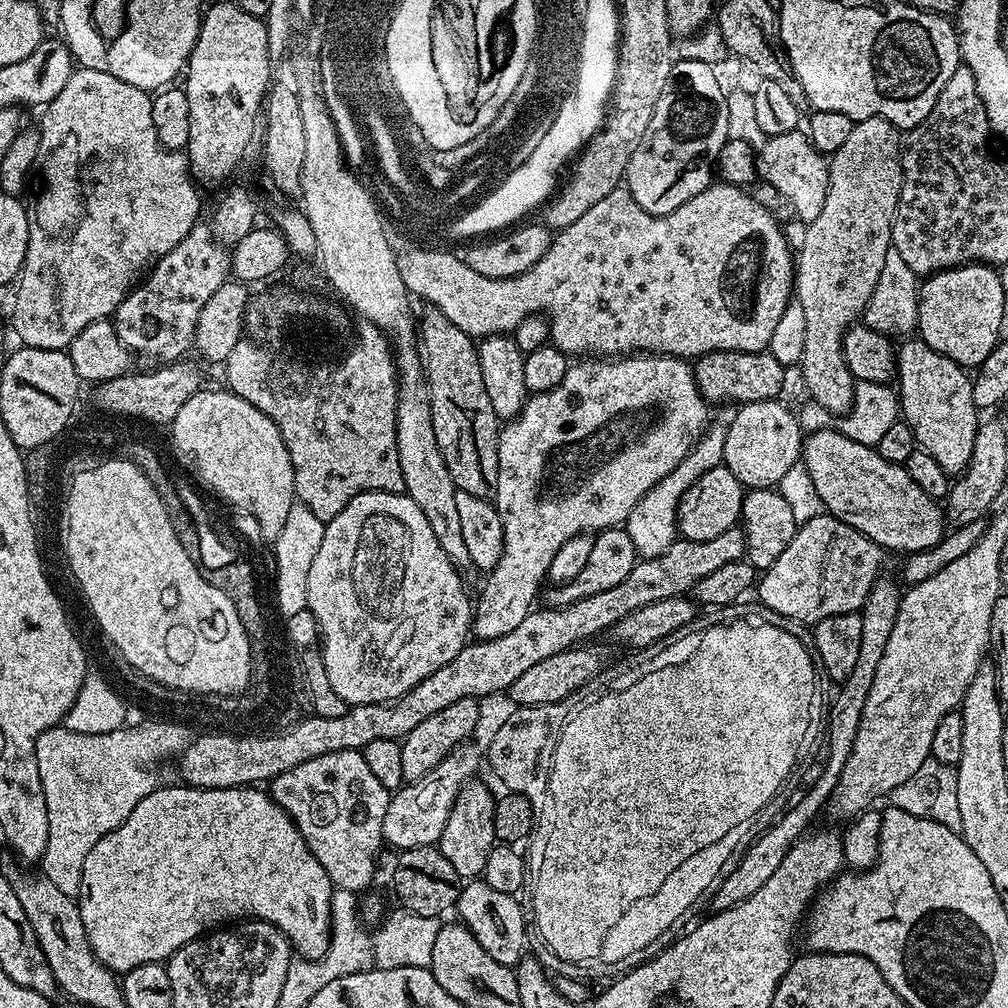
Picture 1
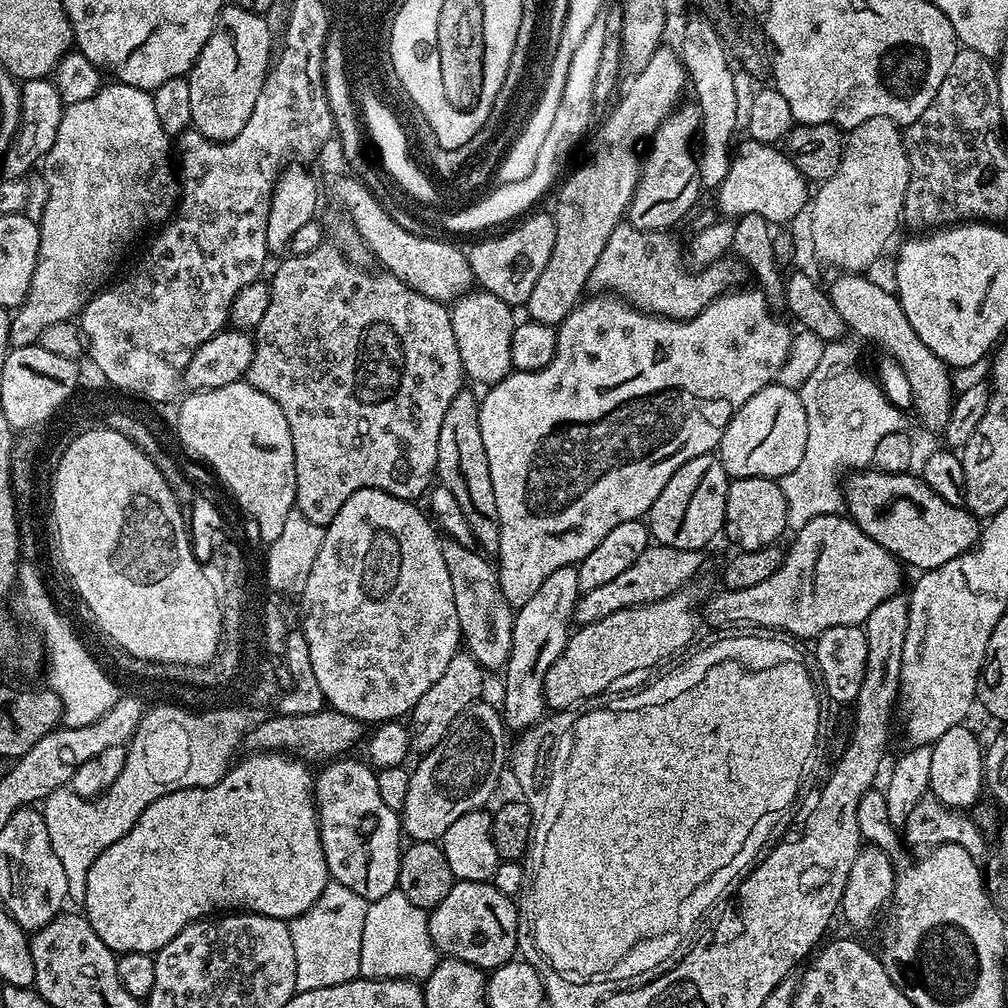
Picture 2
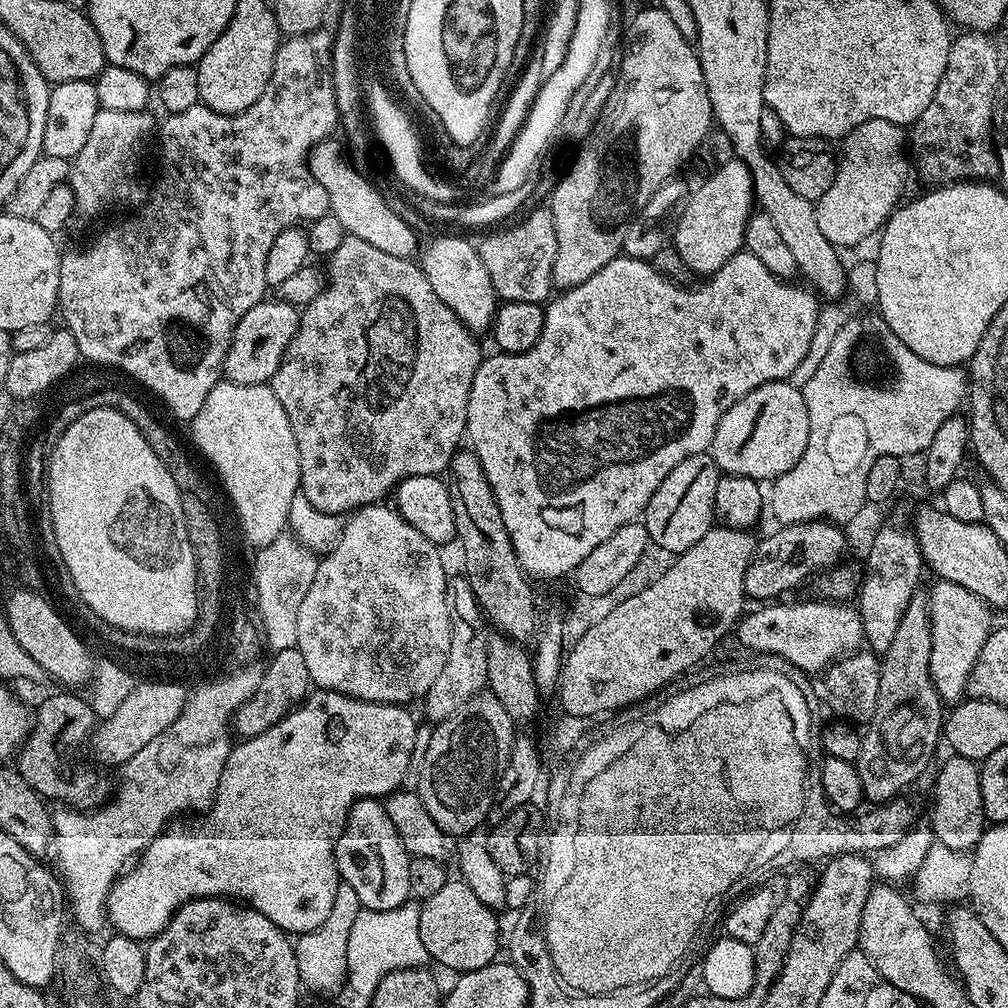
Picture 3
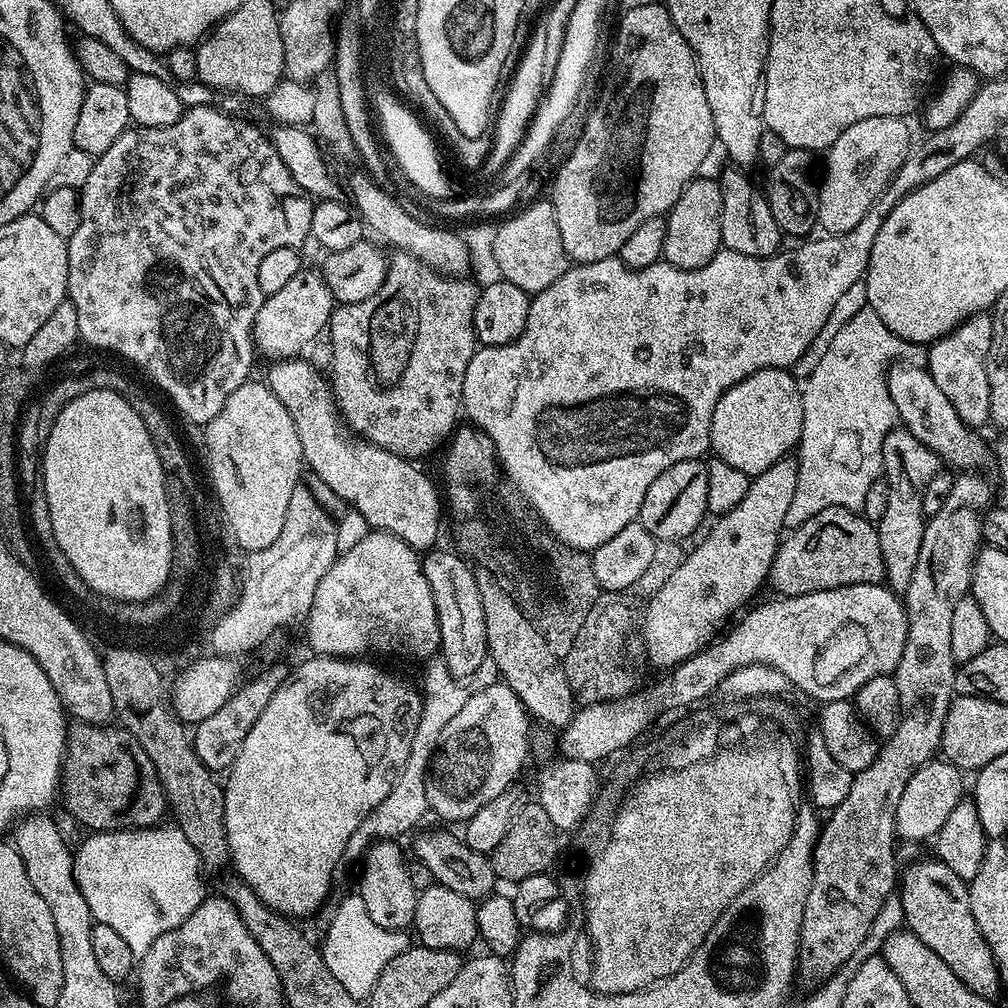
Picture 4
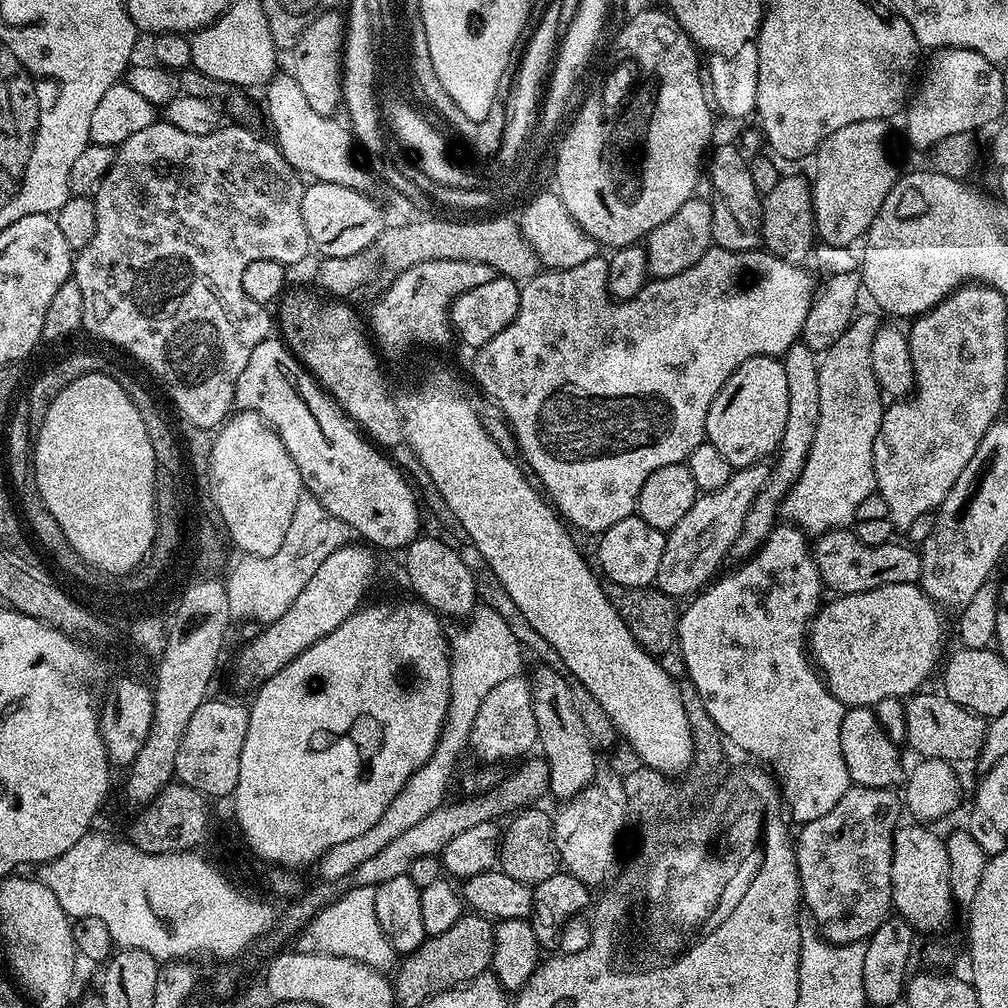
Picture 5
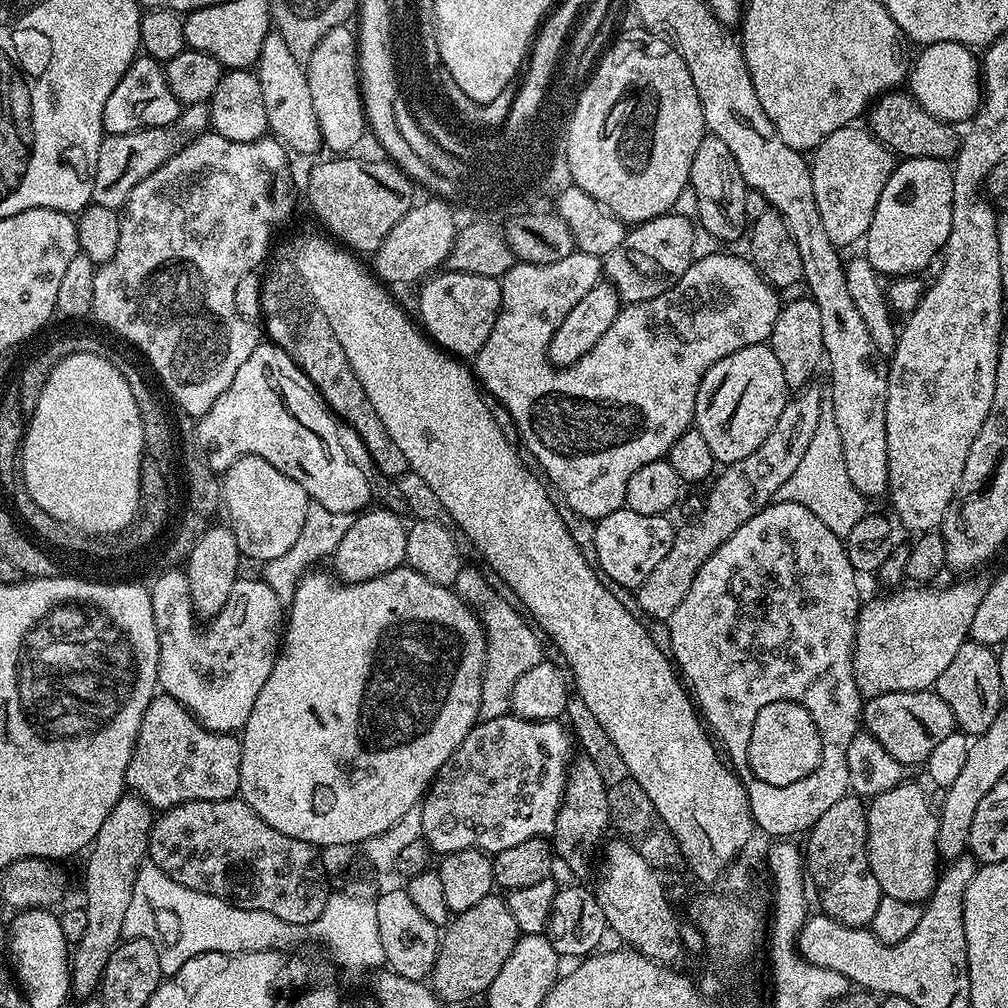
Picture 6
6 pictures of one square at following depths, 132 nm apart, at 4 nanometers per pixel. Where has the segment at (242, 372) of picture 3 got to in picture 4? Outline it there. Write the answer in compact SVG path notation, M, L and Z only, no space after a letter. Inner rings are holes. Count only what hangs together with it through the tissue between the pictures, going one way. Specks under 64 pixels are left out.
M302 270L278 290L278 294L265 296L262 306L252 323L252 342L268 362L295 360L303 348L308 348L319 336L325 335L328 319L332 316L334 301L332 291L326 286L319 271Z

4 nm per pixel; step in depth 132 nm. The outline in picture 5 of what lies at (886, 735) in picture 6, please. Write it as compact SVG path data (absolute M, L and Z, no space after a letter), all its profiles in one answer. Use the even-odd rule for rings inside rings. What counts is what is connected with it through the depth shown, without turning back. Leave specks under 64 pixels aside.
M921 690L907 697L905 708L906 744L917 752L917 757L925 760L975 761L980 755L984 739L988 733L985 717L977 712L958 706L949 696Z

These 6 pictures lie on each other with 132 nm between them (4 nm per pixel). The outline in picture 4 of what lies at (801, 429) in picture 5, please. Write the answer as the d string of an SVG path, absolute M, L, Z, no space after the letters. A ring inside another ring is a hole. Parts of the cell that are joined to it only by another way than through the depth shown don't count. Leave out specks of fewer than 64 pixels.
M787 456L780 459L770 466L768 470L764 470L759 473L753 480L749 483L747 496L742 498L742 502L738 504L732 511L728 511L722 517L717 517L715 519L716 523L707 534L706 538L691 552L691 550L685 555L685 558L680 563L675 572L667 579L666 584L662 586L660 590L647 601L648 604L645 608L642 608L642 628L644 624L644 640L648 643L648 660L656 668L664 668L660 670L671 670L676 667L676 665L682 663L684 660L688 660L695 654L695 652L700 651L702 648L707 648L710 641L713 639L712 636L720 628L720 623L723 620L728 620L732 616L732 612L736 612L756 591L759 590L763 584L766 584L768 572L772 568L773 558L776 556L776 552L779 548L779 544L782 539L782 531L784 528L784 522L786 518L786 513L790 510L791 499L794 498L795 487L797 486L798 474L797 474L797 459Z

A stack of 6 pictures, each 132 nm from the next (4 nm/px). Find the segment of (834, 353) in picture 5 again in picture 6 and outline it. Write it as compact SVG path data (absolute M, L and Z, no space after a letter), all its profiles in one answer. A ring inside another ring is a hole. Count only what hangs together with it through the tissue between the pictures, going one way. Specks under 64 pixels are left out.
M824 398L820 402L820 417L818 418L818 430L814 430L814 438L810 438L810 446L799 464L798 470L790 474L786 482L776 491L776 500L789 500L798 502L810 510L834 534L841 538L847 538L854 525L866 515L866 497L850 482L850 474L846 474L846 462L842 458L842 438L838 434L838 422L834 422L834 410L831 399Z

